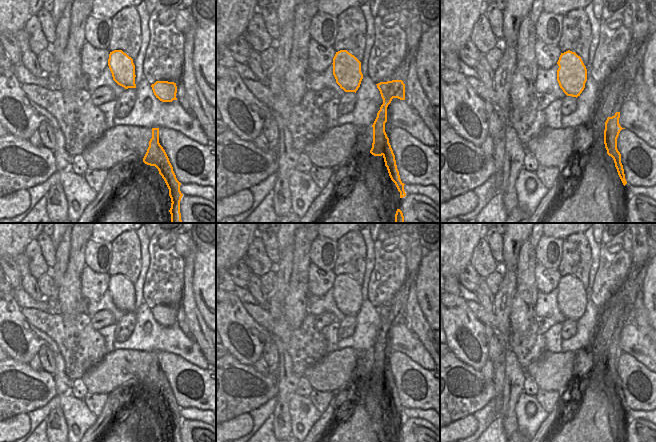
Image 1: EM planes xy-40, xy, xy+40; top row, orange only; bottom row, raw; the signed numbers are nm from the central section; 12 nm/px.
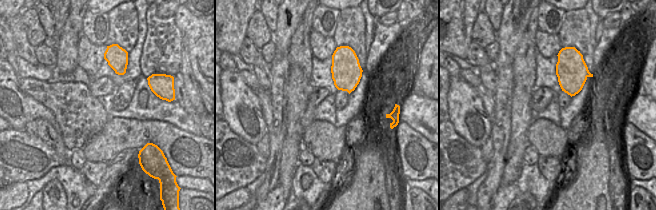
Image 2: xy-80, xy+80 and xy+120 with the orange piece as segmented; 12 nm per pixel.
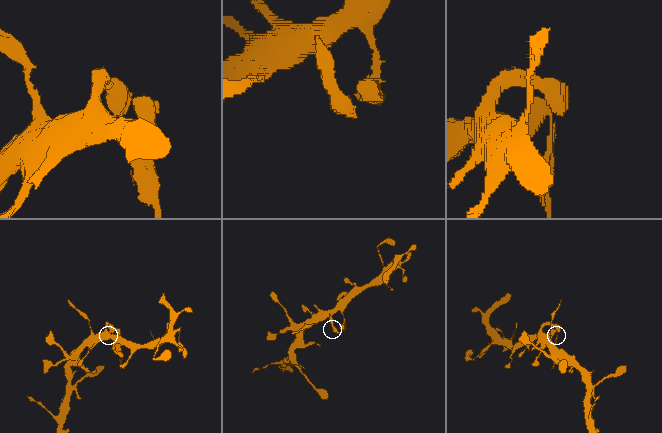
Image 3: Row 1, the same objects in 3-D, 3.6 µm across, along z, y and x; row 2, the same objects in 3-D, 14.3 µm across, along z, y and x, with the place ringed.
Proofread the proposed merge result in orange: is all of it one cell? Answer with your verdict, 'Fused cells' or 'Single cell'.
Fused cells

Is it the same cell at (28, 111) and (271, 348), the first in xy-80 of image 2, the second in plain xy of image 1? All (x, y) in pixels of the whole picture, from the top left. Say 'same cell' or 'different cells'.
different cells

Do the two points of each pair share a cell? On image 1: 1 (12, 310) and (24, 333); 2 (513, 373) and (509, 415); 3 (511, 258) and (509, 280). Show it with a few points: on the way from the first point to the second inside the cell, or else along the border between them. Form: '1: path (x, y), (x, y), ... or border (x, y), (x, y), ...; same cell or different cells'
1: path (12, 316), (18, 327); same cell
2: path (514, 383), (509, 405); same cell
3: border (499, 269), (510, 265), (515, 271); different cells

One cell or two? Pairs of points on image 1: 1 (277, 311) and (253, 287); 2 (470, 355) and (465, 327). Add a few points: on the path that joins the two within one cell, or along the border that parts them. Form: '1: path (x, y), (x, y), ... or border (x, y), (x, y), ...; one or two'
1: border (269, 299), (268, 310); two
2: path (470, 348), (465, 334); one

